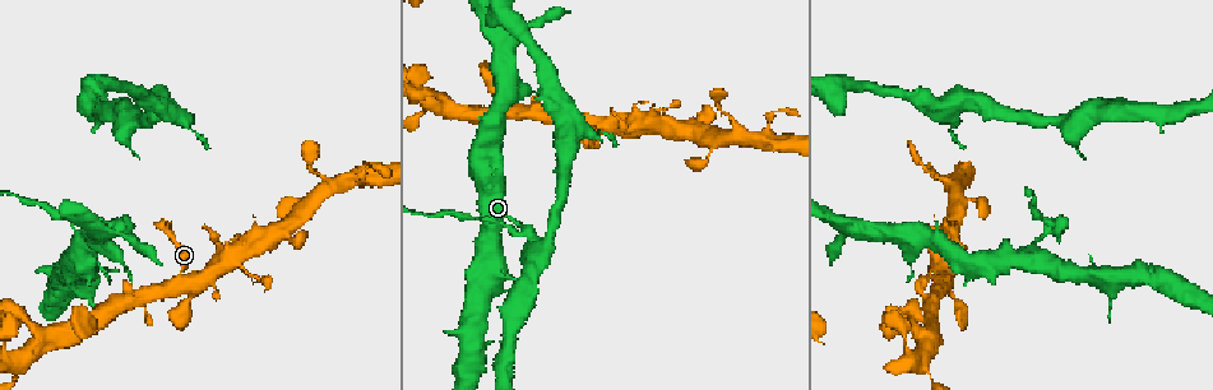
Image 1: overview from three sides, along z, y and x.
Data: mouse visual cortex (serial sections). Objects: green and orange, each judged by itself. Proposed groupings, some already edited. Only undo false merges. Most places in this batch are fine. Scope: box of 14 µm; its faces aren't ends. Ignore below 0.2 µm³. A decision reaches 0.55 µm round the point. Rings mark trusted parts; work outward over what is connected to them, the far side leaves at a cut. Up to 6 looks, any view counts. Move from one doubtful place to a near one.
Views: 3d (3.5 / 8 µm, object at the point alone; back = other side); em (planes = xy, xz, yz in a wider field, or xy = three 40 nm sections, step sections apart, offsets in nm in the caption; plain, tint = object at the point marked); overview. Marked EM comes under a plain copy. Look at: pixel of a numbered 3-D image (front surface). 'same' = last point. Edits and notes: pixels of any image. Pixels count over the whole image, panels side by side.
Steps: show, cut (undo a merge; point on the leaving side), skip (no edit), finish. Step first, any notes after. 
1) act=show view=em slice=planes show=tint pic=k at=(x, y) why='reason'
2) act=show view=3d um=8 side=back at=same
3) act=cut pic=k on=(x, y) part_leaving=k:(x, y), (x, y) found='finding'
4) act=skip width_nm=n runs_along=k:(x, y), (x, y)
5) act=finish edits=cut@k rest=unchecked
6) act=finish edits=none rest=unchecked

act=show view=3d um=3.5 pic=1 at=(918, 357) why='thick turns thin'

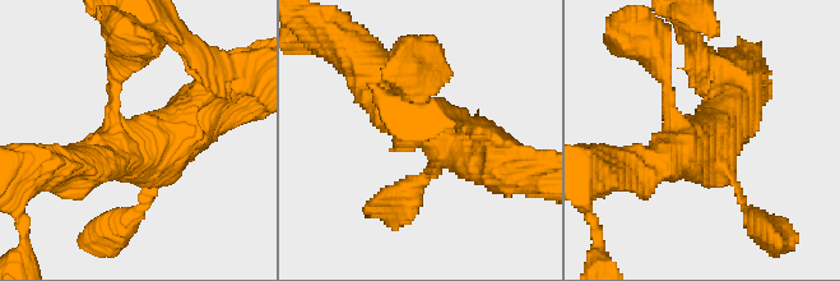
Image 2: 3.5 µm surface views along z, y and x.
act=show view=em slice=xy step=5 show=tint pic=2 at=(697, 138) arms=4 arm_widths_nm=150,200,500,500 why='need the tissue'

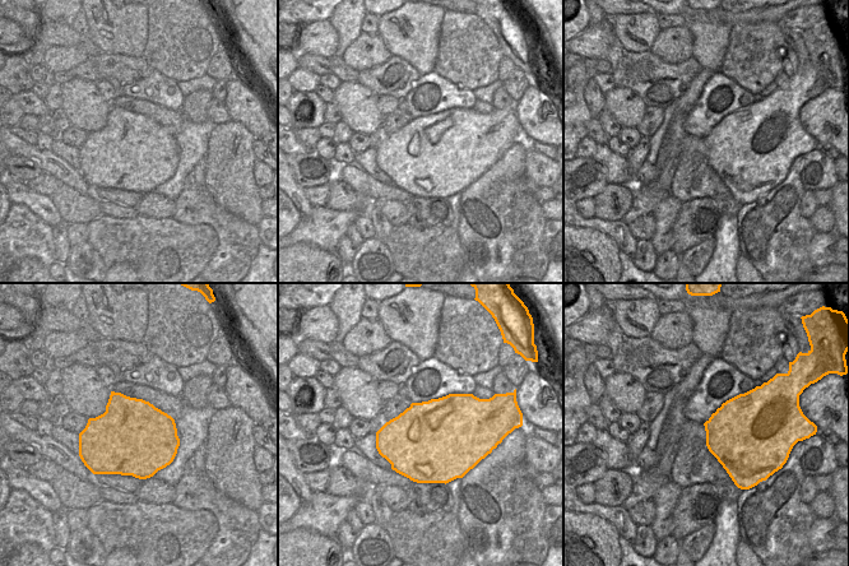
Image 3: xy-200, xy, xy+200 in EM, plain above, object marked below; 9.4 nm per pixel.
act=skip width_nm=800 runs_along=2:(509, 170), (414, 124), (399, 98) found='one cell here'

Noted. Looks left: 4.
act=show view=3d um=3.5 pic=1 at=(84, 220) why='sharp bend'

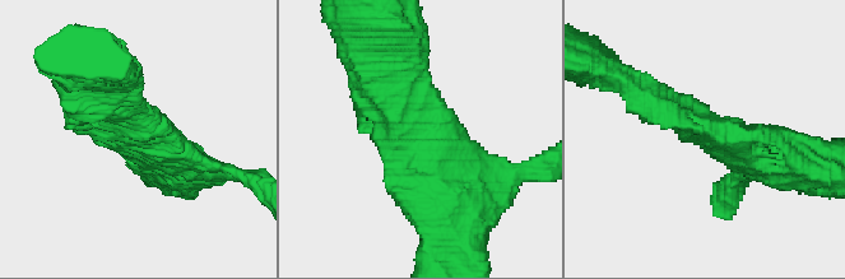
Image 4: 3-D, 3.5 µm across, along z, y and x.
act=show view=em slice=planes show=tint pic=4 at=(704, 129)

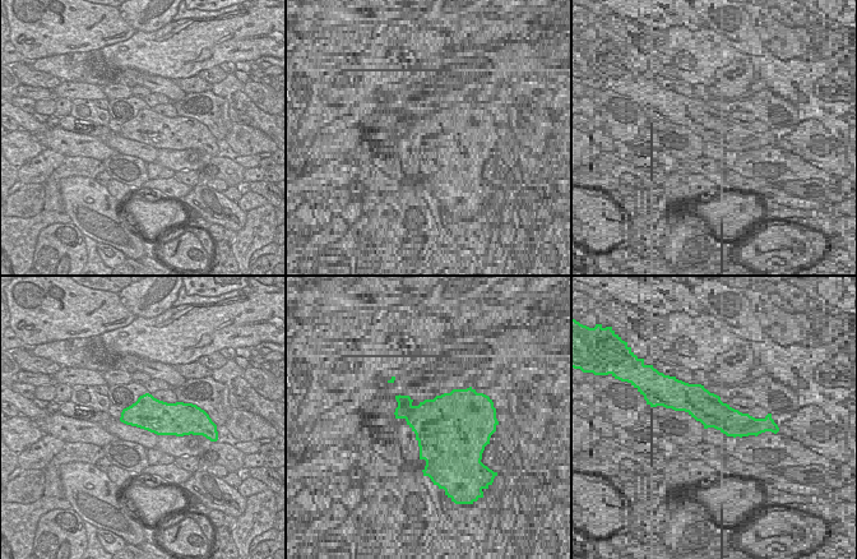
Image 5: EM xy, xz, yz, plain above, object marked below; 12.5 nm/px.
act=skip runs_along=4:(453, 200), (394, 102), (362, 89) found='continuous, no second cell'

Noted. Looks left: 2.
act=finish edits=none rest=unchecked

